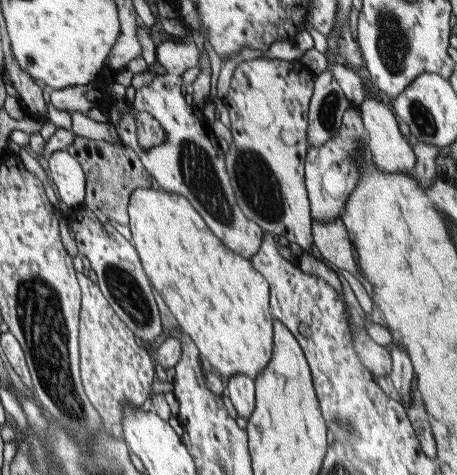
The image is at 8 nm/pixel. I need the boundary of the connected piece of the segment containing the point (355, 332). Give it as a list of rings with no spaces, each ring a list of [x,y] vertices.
[[[341,280],[341,294],[339,294],[341,306],[343,306],[343,314],[345,320],[349,322],[349,332],[351,332],[351,346],[359,358],[359,362],[365,366],[365,370],[369,370],[371,376],[379,378],[391,372],[391,358],[389,352],[383,346],[377,346],[365,332],[365,322],[367,322],[367,314],[363,314],[363,310],[359,308],[351,288],[347,282]]]

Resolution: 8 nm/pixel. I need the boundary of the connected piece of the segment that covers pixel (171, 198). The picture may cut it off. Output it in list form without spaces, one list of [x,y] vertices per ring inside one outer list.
[[[137,188],[131,192],[129,196],[129,206],[127,206],[127,214],[129,214],[129,230],[131,230],[131,240],[129,244],[133,246],[137,258],[139,258],[139,264],[143,268],[143,274],[145,278],[149,278],[149,284],[153,286],[153,290],[161,296],[161,300],[165,302],[167,310],[171,312],[171,316],[179,322],[179,328],[193,340],[193,344],[197,346],[199,354],[211,364],[211,368],[219,374],[219,378],[223,380],[229,380],[233,376],[245,376],[247,380],[255,380],[263,368],[269,364],[271,356],[273,356],[273,318],[271,318],[271,312],[269,312],[269,284],[261,278],[259,272],[253,270],[251,262],[233,254],[231,250],[227,250],[223,246],[223,242],[219,242],[213,232],[205,226],[203,218],[195,212],[195,208],[189,204],[189,200],[185,200],[185,196],[181,194],[173,194],[173,192],[165,192],[165,190],[159,190],[159,188]]]

